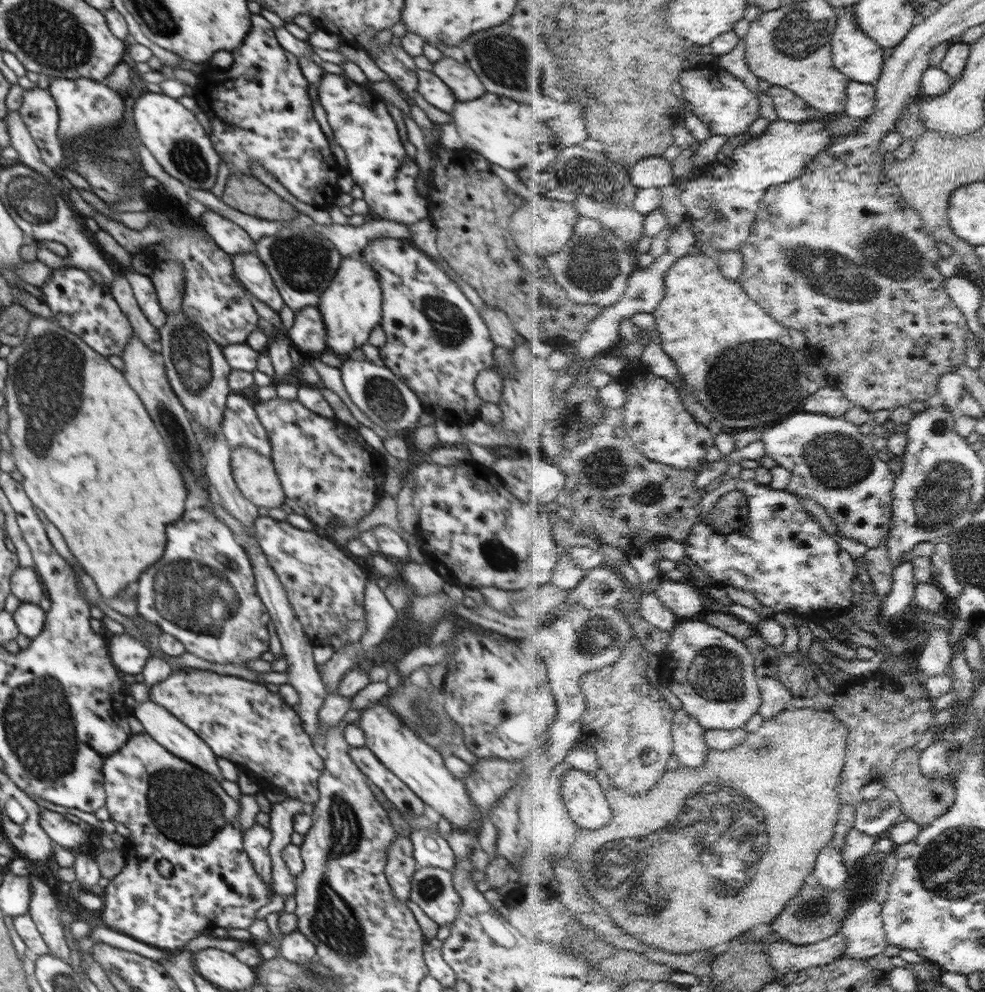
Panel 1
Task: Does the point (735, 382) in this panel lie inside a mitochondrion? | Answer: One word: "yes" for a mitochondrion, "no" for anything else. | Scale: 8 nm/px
yes

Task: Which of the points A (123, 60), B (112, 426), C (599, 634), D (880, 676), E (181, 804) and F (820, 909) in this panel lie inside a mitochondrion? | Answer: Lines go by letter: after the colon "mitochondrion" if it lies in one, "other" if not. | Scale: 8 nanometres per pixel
A: other
B: other
C: mitochondrion
D: other
E: mitochondrion
F: mitochondrion

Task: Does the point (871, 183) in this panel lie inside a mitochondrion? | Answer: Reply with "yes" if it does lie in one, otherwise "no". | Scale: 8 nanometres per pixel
no

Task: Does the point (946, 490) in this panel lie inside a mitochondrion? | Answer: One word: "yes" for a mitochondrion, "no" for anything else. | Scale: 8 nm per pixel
yes

